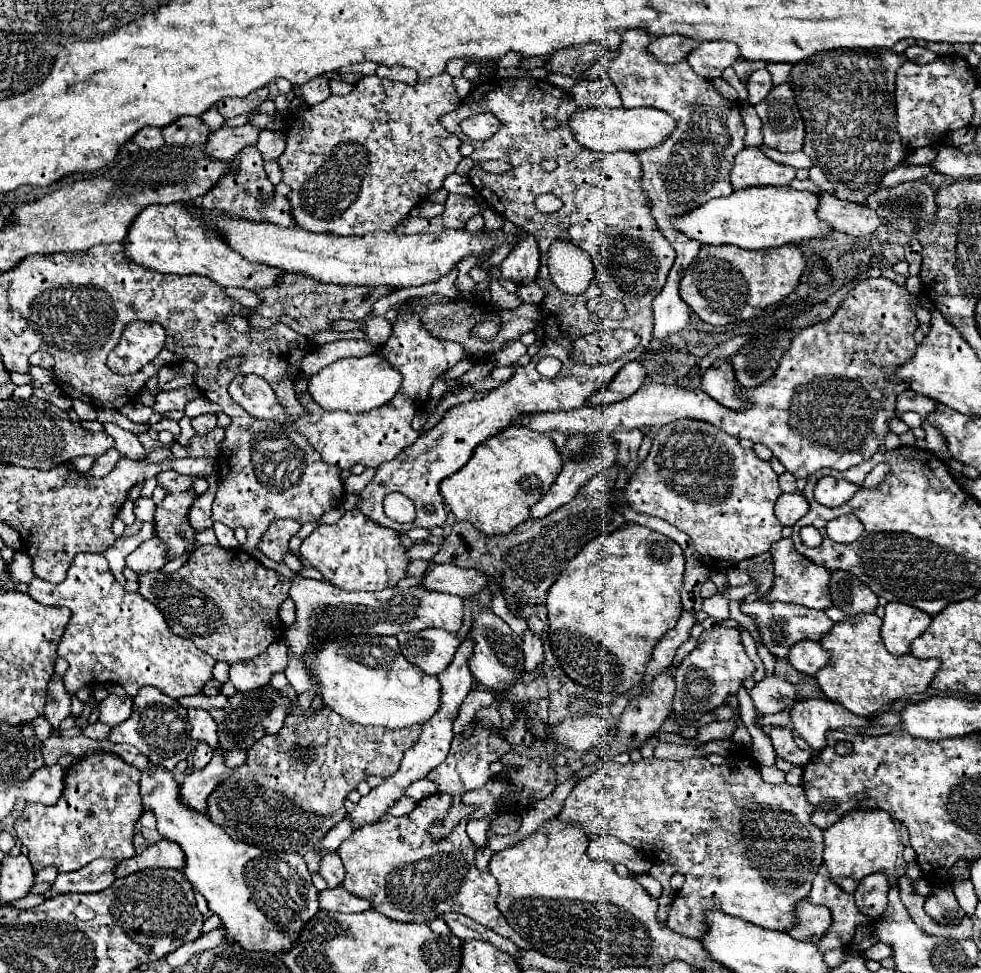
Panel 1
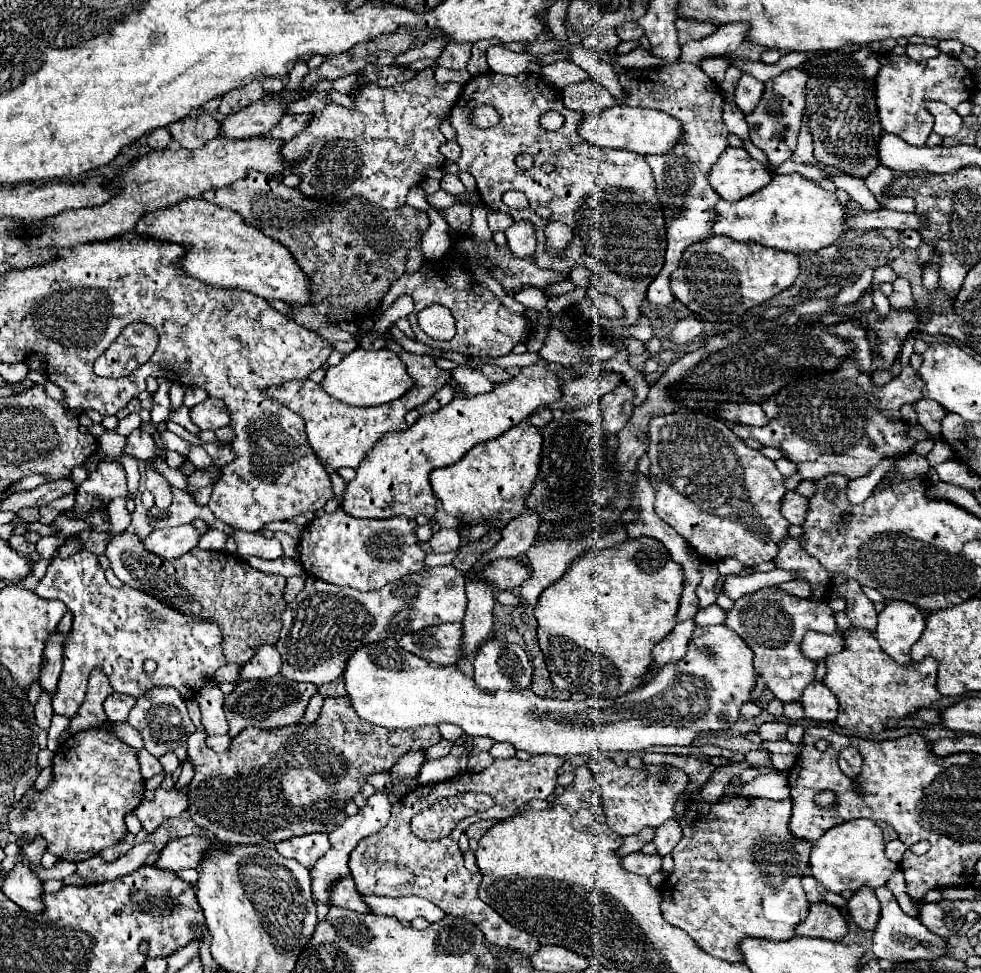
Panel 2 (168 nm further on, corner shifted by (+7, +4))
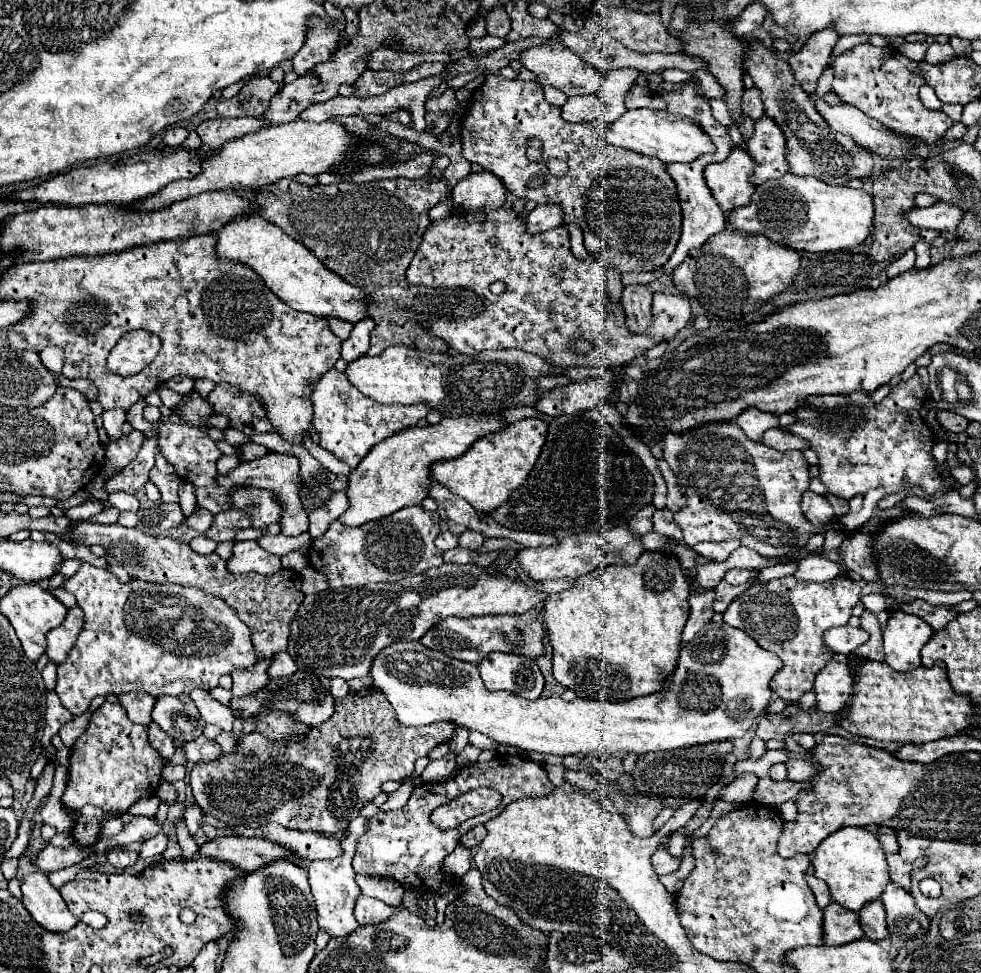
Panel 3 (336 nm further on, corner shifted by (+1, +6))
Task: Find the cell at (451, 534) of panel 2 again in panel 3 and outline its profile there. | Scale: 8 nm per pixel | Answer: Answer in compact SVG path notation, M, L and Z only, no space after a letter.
M466 531L458 535L458 539L460 539L460 547L466 547L466 549L480 549L484 543L484 535L474 533L474 531Z

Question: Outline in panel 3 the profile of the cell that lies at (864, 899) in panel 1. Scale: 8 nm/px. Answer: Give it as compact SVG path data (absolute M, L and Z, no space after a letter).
M872 901L866 907L862 907L860 915L860 925L862 931L868 939L872 941L882 941L888 937L886 929L886 915L884 915L884 905L880 901Z

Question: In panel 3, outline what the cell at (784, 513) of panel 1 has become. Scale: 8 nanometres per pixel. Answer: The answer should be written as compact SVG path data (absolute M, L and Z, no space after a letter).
M812 491L804 493L804 497L802 497L802 511L804 511L806 519L810 523L814 523L816 527L832 521L832 517L834 517L834 509L826 501L826 497L820 497L820 495L812 493Z

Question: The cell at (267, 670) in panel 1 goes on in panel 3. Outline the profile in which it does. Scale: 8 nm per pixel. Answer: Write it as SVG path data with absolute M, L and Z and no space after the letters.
M280 651L280 653L276 653L274 655L274 663L270 665L270 669L268 669L268 675L270 677L290 677L290 675L294 675L296 673L296 663L294 663L294 659L290 657L290 653L286 653L286 651Z

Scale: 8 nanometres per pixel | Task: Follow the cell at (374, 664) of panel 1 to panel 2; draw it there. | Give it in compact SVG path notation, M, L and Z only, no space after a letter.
M726 625L696 627L688 643L688 653L672 665L672 669L660 669L660 675L646 683L642 689L634 689L618 699L586 699L586 701L560 701L542 699L532 693L532 689L520 691L482 691L472 677L466 677L456 665L438 665L424 661L396 645L394 639L384 639L372 645L364 645L350 653L342 681L346 685L346 695L354 711L372 725L386 729L416 729L422 725L452 723L460 725L470 737L482 735L494 741L508 741L516 749L524 749L532 755L584 755L584 753L618 753L618 751L642 751L652 745L692 745L700 731L720 731L728 729L740 713L740 705L750 699L750 691L756 681L756 669L752 665L754 653L744 645L732 629Z

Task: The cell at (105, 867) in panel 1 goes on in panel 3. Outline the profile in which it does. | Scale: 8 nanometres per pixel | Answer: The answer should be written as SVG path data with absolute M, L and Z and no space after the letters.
M160 831L156 837L152 837L152 839L148 839L148 841L142 843L140 857L150 859L150 857L156 857L156 855L162 855L166 851L166 845L168 845L168 837Z

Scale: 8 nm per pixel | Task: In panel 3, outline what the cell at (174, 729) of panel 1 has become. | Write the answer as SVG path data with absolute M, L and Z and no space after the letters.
M188 695L158 697L152 711L152 721L156 721L174 741L180 743L192 741L204 731L204 719Z

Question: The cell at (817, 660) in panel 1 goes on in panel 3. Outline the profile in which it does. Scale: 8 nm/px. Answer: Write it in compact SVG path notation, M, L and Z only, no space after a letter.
M844 625L844 627L834 627L834 629L828 629L824 633L824 641L826 645L834 651L834 653L844 653L848 655L850 651L854 651L856 647L860 647L862 643L866 643L870 635L866 631L862 631L860 627L850 627L850 625Z

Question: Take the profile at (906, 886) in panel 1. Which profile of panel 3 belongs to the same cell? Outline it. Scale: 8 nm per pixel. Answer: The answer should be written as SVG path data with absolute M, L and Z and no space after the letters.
M898 853L886 855L886 861L888 861L888 867L890 867L890 881L894 881L894 883L902 885L906 891L910 891L910 871L915 866L902 863L902 859L900 859Z

